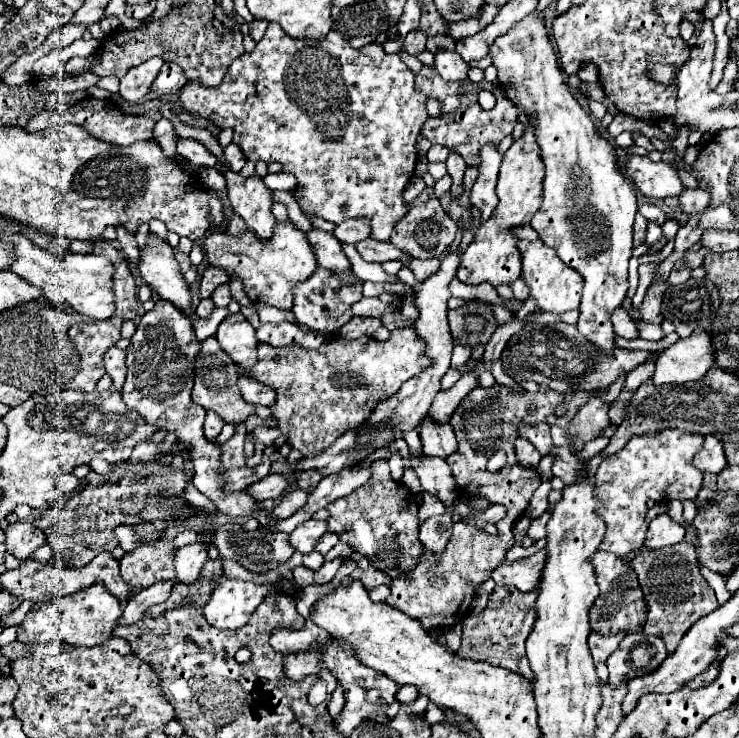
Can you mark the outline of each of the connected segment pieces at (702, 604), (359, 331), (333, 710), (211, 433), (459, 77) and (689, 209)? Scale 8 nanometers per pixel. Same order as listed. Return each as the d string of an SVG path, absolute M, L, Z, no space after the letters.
M678 542L658 550L644 550L632 560L632 568L638 574L638 582L642 586L644 600L648 604L644 634L660 636L668 652L676 650L682 636L690 630L690 626L698 618L718 608L714 590L708 586L708 582L702 578L698 570L696 550L686 542Z
M352 316L350 322L346 322L340 328L340 338L342 340L356 340L360 336L372 336L374 330L378 330L382 326L382 318L376 316Z
M338 684L336 690L334 690L332 696L330 696L330 702L328 702L328 712L330 712L330 716L336 718L336 716L340 714L340 710L342 710L342 706L344 706L344 690L342 690L342 684Z
M208 412L208 414L206 414L204 434L206 434L206 438L208 438L208 440L216 440L216 436L218 436L218 434L220 434L220 430L222 430L222 426L224 426L224 420L222 420L218 414L212 414L212 412Z
M438 52L436 54L436 72L444 80L464 82L464 80L468 80L468 70L470 70L470 66L456 52Z
M684 188L684 190L678 194L678 200L680 200L680 208L682 208L686 214L700 212L700 210L704 210L704 206L708 204L708 192L702 190L702 188Z

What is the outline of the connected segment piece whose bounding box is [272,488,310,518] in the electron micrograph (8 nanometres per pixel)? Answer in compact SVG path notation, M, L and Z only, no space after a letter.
M300 488L288 492L288 494L282 498L282 502L272 510L272 516L274 516L274 518L288 518L290 514L294 514L298 508L302 508L302 506L306 504L308 494L310 494L310 492L300 490Z

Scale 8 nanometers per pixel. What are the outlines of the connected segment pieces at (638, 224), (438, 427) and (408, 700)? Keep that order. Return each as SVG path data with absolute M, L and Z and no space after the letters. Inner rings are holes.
M638 212L636 220L634 220L634 246L640 246L644 242L646 228L648 228L648 220Z
M424 418L418 424L418 434L420 434L422 450L426 456L446 458L448 454L456 452L458 442L450 424L440 424L432 418Z
M404 685L404 686L400 686L396 695L396 699L399 702L408 705L414 702L414 700L416 700L416 698L418 697L418 695L419 692L418 690L416 690L415 686Z

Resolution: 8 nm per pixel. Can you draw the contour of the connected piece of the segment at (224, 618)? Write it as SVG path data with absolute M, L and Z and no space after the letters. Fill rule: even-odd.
M222 578L214 586L212 598L206 604L204 616L210 626L220 630L234 630L238 624L246 624L256 606L264 600L264 594L274 586L260 586L242 580Z

